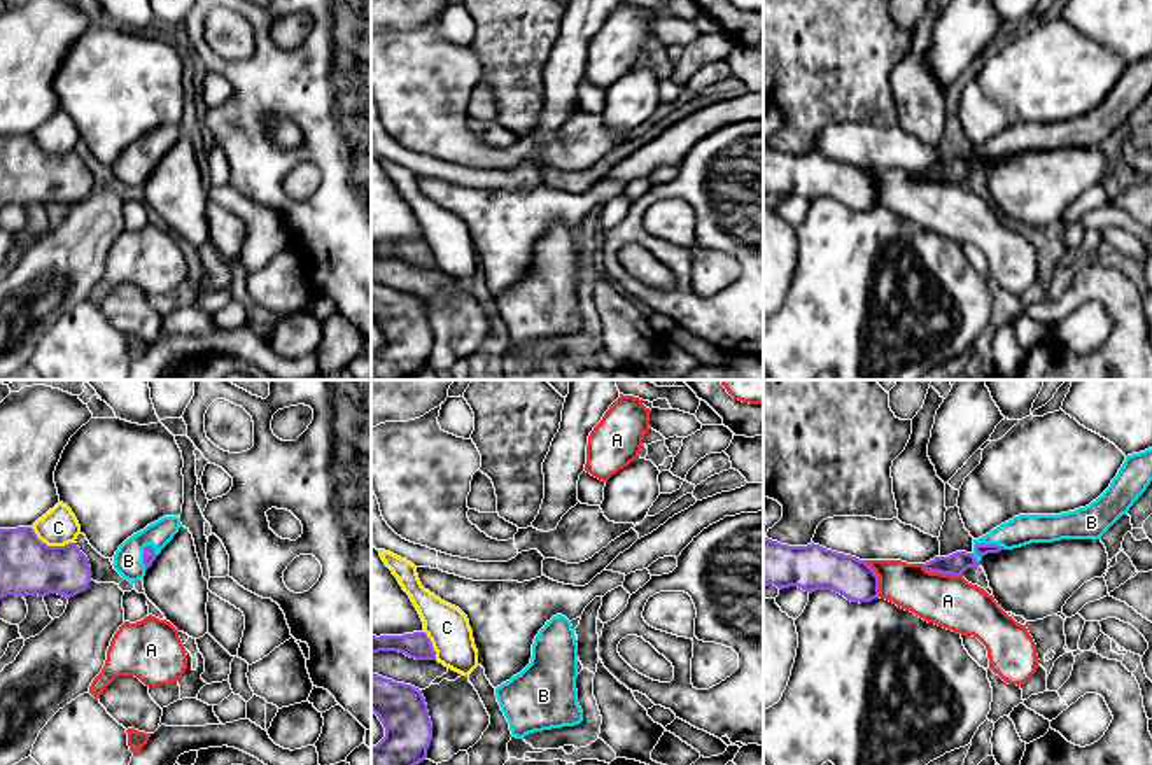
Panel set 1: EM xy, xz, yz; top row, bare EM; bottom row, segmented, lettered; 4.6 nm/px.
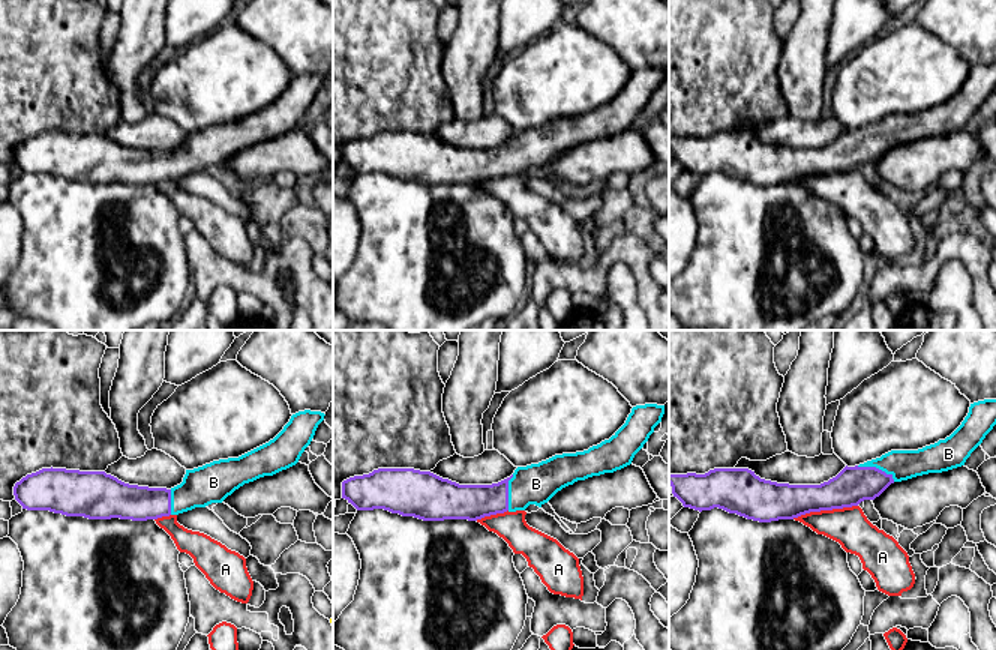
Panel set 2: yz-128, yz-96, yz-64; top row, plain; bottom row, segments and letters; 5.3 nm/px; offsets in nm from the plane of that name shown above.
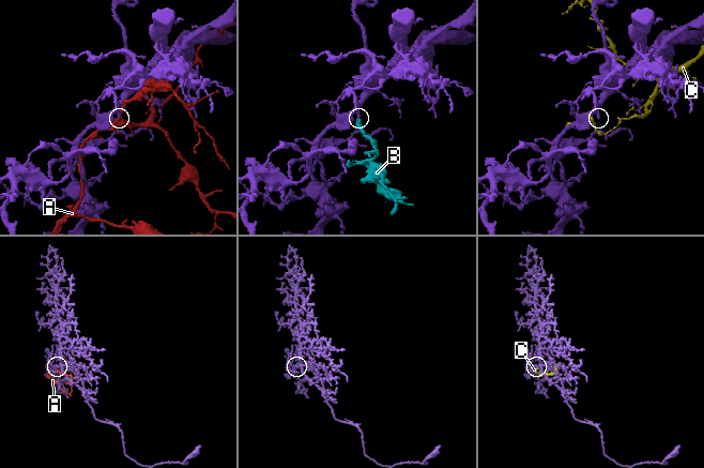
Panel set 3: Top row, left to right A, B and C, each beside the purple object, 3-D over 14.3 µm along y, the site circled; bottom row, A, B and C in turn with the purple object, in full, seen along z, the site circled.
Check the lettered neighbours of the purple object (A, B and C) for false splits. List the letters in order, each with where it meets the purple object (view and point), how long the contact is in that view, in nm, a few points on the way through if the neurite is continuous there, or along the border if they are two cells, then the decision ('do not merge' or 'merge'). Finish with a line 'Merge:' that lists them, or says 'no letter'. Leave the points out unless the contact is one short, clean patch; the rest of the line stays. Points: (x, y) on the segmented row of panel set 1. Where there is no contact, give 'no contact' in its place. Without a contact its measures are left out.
A: meets purple in yz at (942, 573); contact 190 nm long; do not merge
B: meets purple in yz at (986, 545); contact 160 nm long; runs through yz (981, 548), (986, 545), (1025, 529); merge
C: meets purple in xy at (51, 547); contact 220 nm long; do not merge
Merge: B

